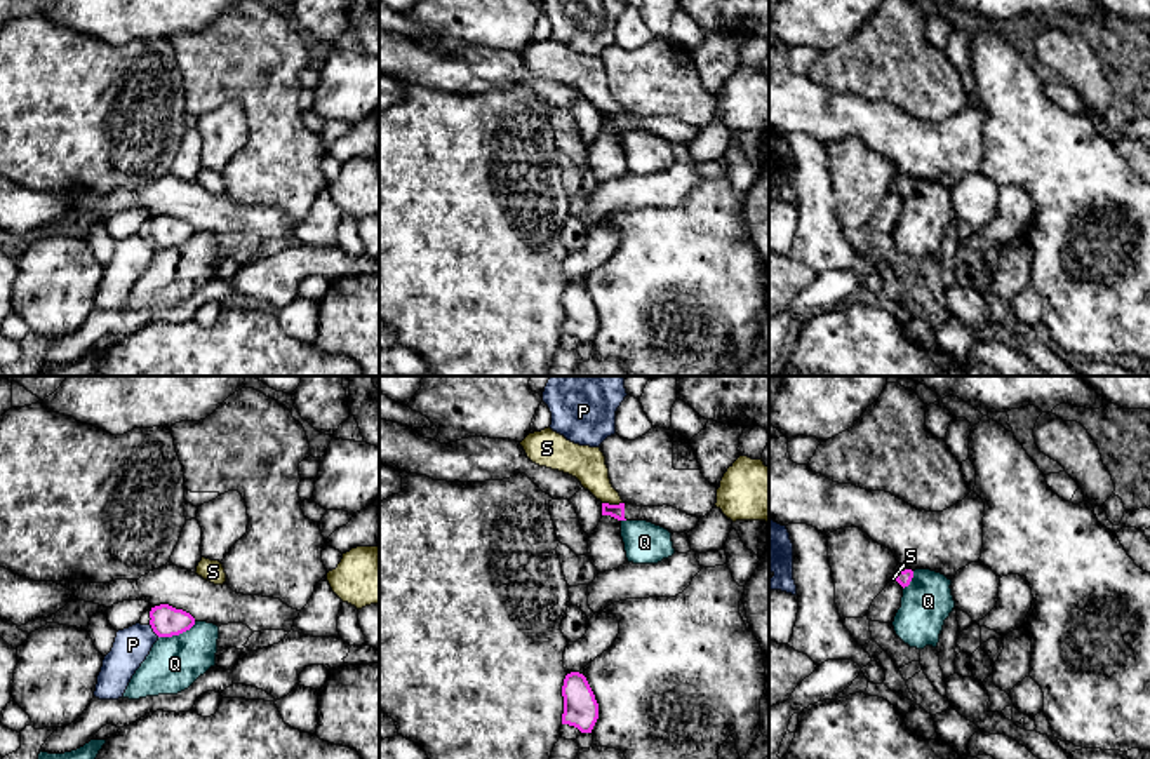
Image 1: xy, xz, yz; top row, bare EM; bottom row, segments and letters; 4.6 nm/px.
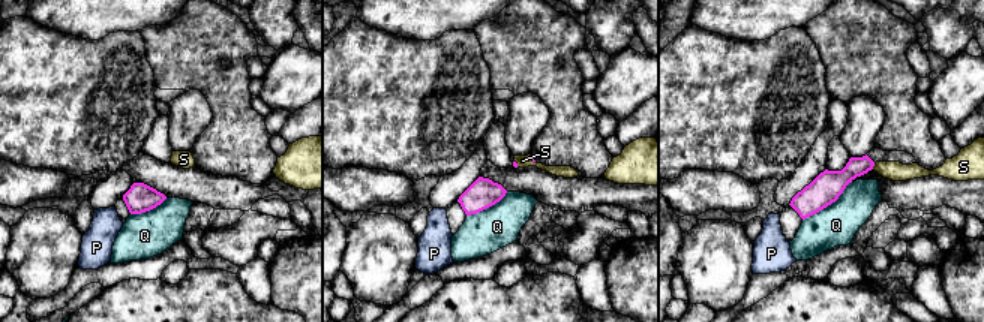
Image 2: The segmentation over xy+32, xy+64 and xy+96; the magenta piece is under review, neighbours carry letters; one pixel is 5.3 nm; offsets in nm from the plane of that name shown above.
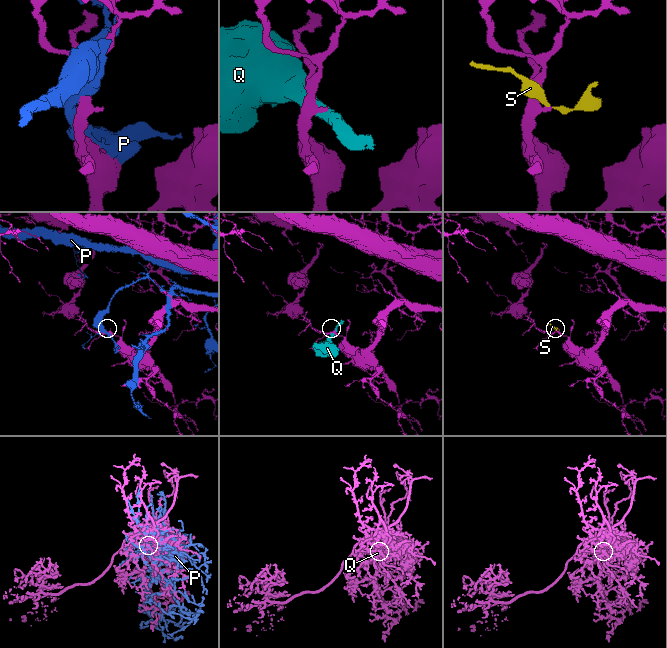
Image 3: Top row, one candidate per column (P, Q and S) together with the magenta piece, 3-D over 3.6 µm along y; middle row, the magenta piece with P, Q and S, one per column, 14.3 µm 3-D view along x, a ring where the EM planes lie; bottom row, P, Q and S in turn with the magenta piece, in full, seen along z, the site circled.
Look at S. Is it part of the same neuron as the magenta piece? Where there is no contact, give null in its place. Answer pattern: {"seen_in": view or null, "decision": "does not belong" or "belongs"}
{"seen_in": "xz", "decision": "does not belong"}

